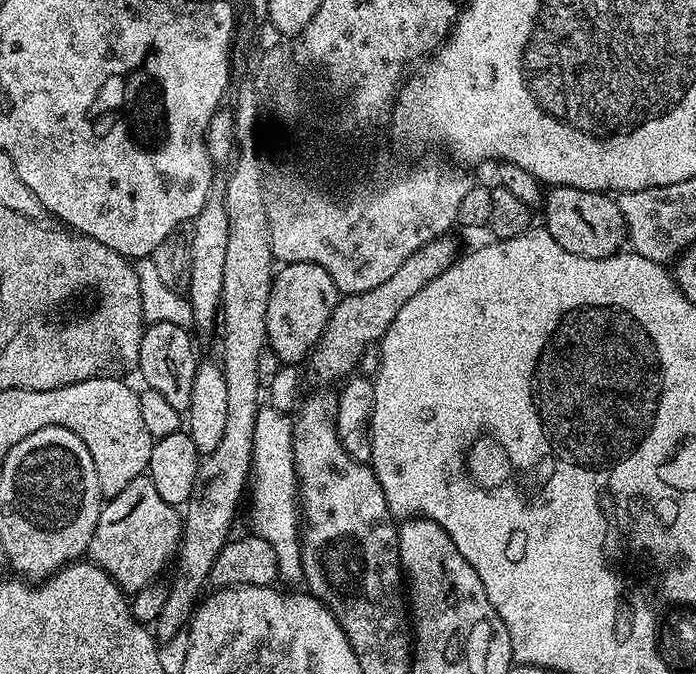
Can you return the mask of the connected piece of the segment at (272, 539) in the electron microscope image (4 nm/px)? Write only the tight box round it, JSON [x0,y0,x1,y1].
[250,406,304,581]

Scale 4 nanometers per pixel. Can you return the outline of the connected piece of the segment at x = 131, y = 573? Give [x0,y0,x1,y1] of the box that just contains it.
[87,474,182,594]

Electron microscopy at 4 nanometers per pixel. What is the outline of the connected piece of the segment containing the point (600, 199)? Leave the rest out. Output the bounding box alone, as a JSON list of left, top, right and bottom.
[542,186,628,258]

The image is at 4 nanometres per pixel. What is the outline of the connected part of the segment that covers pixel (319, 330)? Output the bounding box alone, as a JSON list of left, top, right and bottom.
[266,262,337,365]

